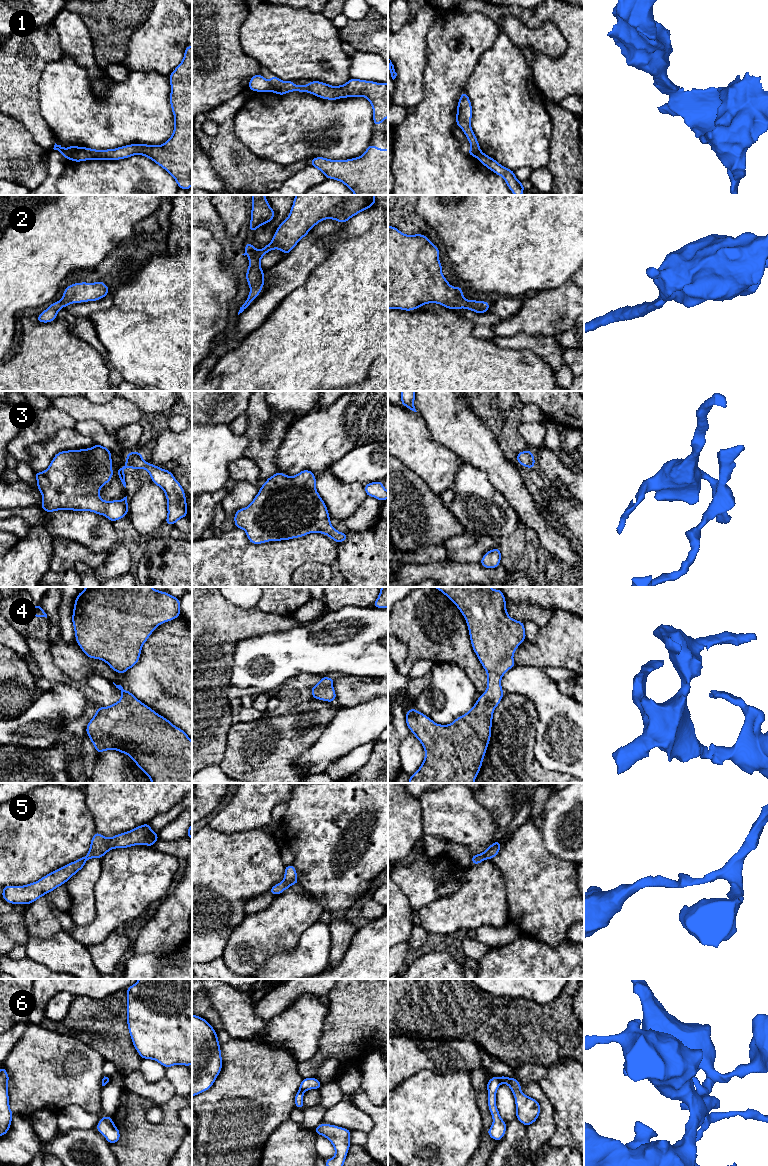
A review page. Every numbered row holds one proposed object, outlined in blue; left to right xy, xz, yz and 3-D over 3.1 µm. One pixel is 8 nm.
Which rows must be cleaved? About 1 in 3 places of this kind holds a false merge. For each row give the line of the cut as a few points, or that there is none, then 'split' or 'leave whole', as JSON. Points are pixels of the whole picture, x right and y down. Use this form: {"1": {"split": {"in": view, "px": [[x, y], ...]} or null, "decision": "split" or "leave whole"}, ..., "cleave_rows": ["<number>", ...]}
{"1": {"split": {"in": "xy", "px": [[78, 148], [68, 158]]}, "decision": "split"}, "2": {"split": null, "decision": "leave whole"}, "3": {"split": null, "decision": "leave whole"}, "4": {"split": null, "decision": "leave whole"}, "5": {"split": null, "decision": "leave whole"}, "6": {"split": {"in": "yz", "px": [[499, 1077], [501, 1082]]}, "decision": "split"}, "cleave_rows": ["1", "6"]}

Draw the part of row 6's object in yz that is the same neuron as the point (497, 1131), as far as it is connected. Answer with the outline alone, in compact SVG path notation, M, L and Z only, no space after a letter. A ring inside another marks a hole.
M494 1076L487 1082L488 1107L493 1118L492 1126L488 1129L488 1135L495 1141L501 1140L506 1133L506 1125L496 1107L496 1093L500 1086L500 1077Z

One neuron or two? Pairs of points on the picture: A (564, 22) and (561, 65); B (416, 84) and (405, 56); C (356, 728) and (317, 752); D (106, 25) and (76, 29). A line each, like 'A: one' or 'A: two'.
A: one
B: one
C: one
D: two

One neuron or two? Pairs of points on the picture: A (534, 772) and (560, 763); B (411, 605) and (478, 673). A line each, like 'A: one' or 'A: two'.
A: two
B: one

